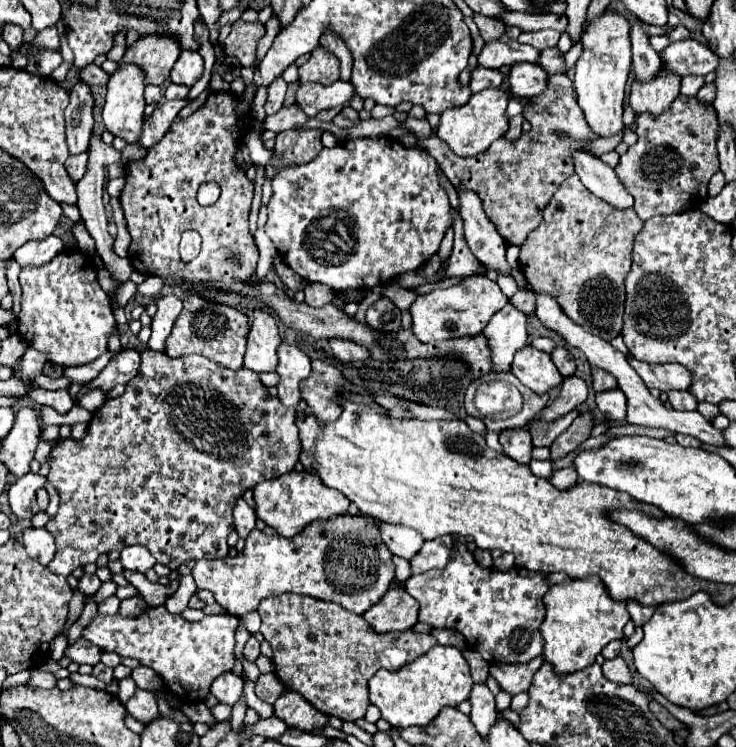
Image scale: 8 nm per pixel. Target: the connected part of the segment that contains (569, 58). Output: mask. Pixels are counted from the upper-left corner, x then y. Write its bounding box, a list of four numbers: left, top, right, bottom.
[565,42,583,71]

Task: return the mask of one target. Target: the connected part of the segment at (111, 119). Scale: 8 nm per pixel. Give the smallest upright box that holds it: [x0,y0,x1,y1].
[103,65,145,143]

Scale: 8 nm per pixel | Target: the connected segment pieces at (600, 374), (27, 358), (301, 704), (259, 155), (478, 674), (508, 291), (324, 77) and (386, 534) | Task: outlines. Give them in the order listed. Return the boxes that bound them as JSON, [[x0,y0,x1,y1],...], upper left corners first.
[[591,367,617,393],[13,347,47,383],[275,691,327,731],[243,131,273,167],[463,649,489,683],[496,275,518,298],[299,47,339,85],[357,513,423,559]]

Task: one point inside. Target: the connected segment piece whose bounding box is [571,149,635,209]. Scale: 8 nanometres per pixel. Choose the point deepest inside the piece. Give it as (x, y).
(600, 179)

